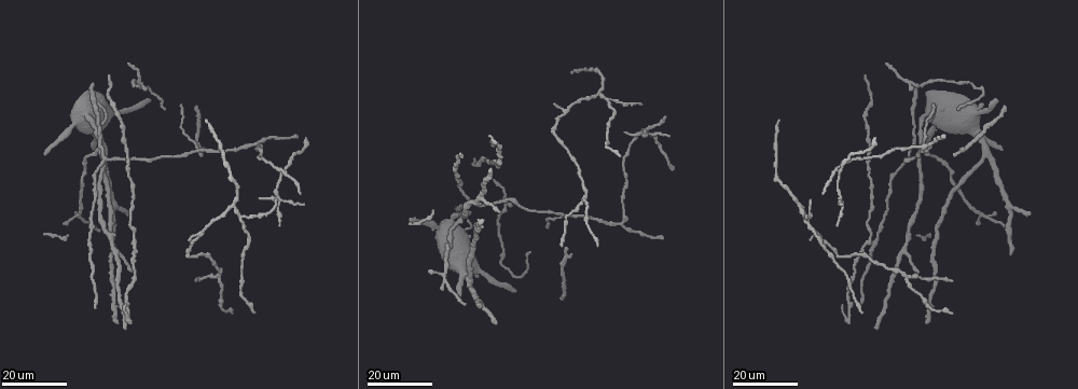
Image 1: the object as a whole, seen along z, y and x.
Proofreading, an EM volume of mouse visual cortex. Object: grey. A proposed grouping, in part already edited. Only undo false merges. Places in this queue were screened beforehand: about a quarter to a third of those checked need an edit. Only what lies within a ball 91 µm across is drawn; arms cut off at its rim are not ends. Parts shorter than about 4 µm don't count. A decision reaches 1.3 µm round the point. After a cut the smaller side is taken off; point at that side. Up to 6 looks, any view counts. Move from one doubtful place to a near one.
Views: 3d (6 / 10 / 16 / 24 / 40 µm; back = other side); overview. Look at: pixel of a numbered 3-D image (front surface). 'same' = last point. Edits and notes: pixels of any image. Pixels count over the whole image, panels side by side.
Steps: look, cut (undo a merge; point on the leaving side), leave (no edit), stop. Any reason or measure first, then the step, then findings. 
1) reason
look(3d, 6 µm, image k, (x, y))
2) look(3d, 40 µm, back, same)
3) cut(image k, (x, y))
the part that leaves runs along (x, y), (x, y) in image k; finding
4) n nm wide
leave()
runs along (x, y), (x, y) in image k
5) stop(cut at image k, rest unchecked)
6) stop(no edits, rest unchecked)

branch point
look(3d, 16 µm, image 1, (281, 169))

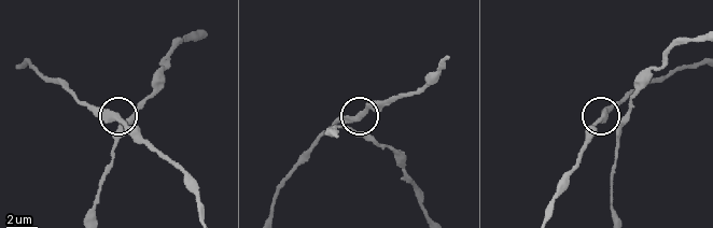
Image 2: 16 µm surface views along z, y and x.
zoom in
look(3d, 10 µm, image 2, (357, 117))

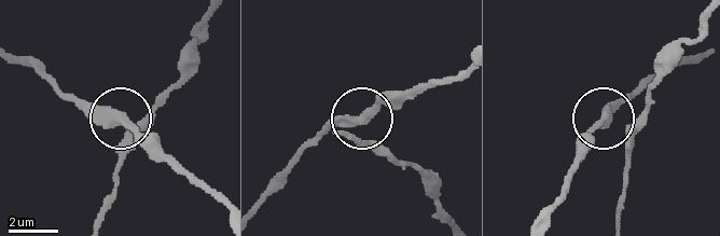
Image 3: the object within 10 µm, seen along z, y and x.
300 nm wide
leave()
continuous, no second cell

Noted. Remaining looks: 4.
arms part here
look(3d, 24 µm, image 1, (196, 150))

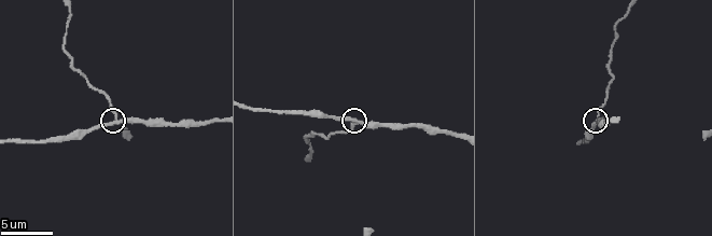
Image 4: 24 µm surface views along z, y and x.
look(3d, 10 µm, image 4, (116, 119))

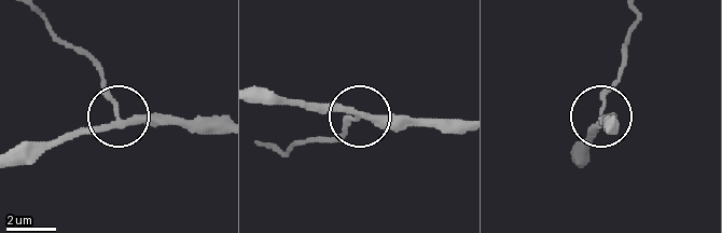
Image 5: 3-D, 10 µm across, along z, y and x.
look(3d, 6 µm, image 5, (119, 122))

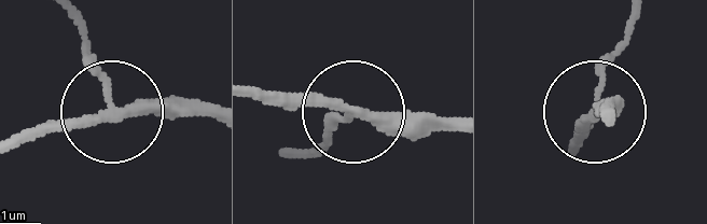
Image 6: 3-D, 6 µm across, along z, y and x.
cut(image 6, (84, 53))
the part that leaves runs along (108, 98), (66, 10) in image 6; two cells meet here

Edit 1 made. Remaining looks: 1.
stop(cut at image 6, rest unchecked)

